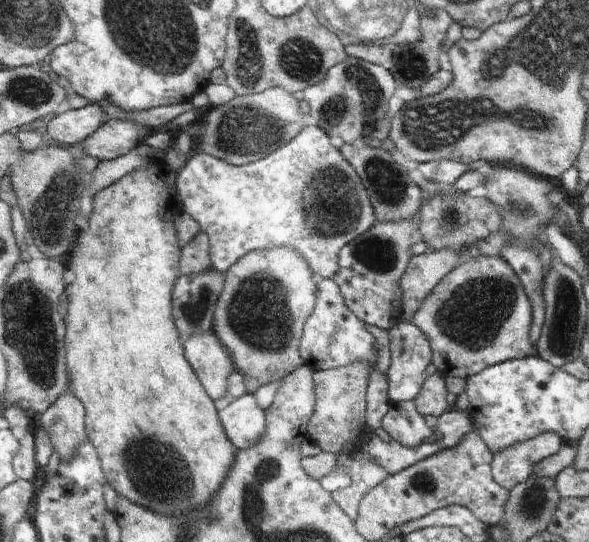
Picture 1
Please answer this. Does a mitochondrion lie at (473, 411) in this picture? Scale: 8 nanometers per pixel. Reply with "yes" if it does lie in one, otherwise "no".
no

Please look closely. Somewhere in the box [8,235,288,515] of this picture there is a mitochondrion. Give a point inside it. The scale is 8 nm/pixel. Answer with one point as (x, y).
(147, 461)

